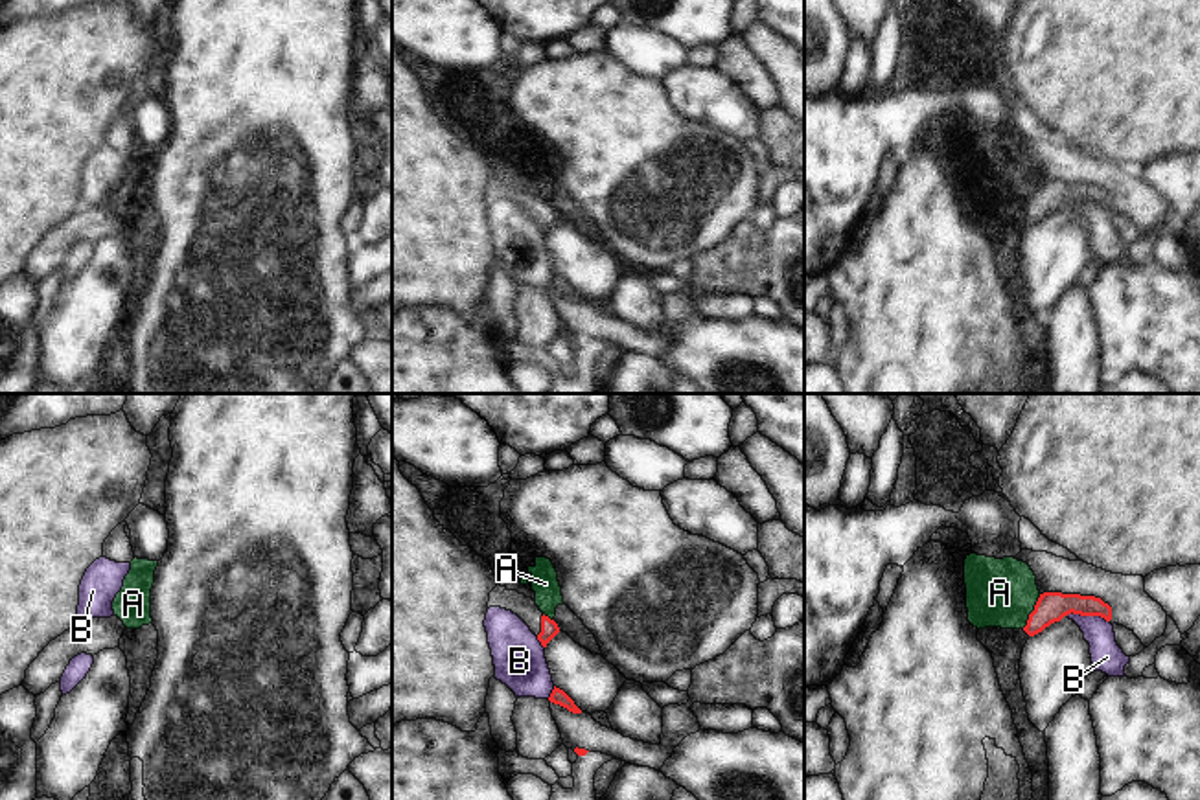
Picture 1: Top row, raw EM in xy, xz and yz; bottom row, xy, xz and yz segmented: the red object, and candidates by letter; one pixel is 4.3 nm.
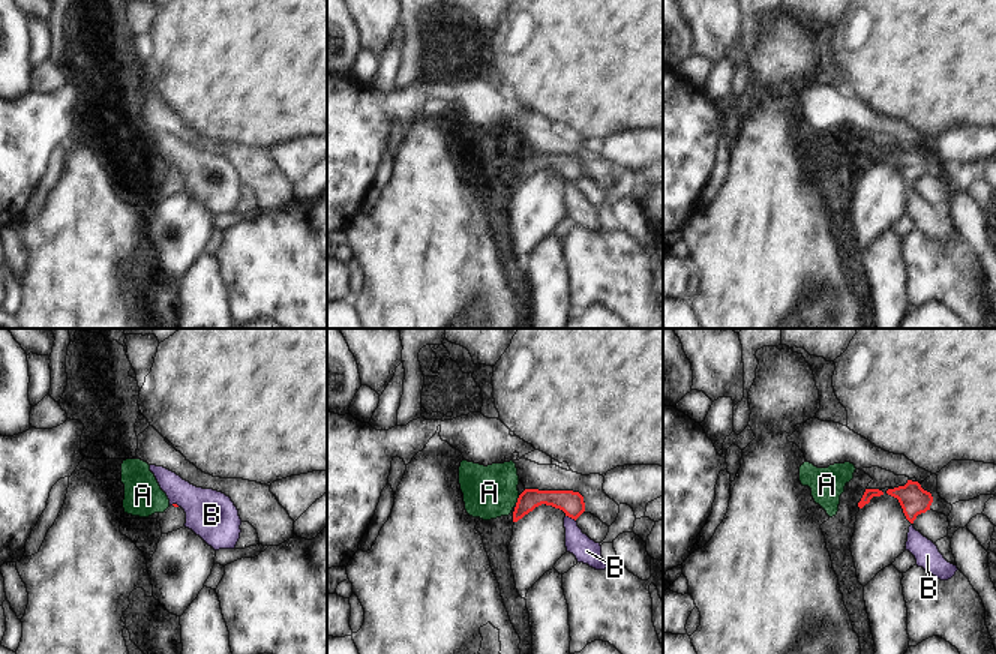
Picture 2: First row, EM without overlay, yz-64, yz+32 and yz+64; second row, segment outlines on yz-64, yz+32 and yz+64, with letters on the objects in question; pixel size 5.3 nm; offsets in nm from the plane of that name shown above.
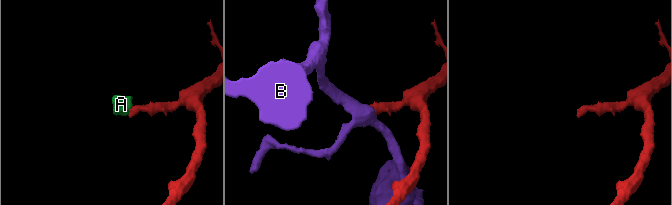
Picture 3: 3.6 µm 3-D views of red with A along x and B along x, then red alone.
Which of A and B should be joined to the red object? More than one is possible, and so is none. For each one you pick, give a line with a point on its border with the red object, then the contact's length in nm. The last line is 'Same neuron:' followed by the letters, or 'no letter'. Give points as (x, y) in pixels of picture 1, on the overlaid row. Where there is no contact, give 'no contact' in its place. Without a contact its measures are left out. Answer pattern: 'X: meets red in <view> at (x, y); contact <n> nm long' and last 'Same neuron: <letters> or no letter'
Same neuron: no letter

